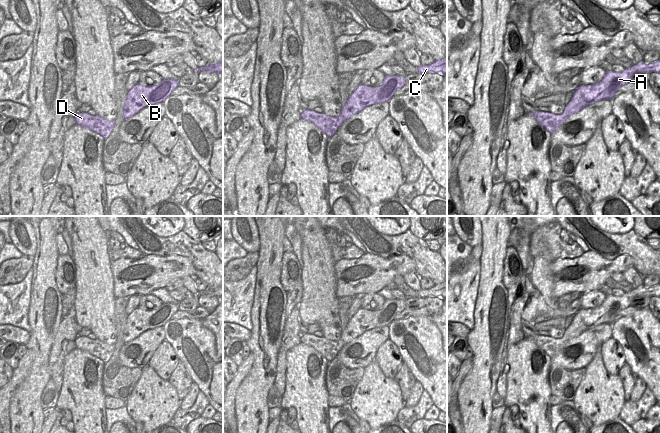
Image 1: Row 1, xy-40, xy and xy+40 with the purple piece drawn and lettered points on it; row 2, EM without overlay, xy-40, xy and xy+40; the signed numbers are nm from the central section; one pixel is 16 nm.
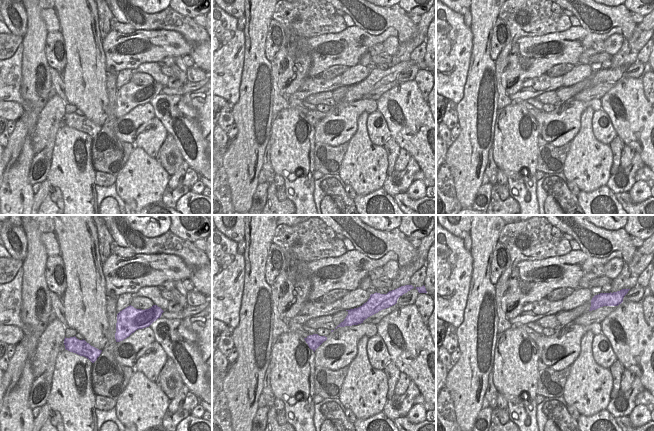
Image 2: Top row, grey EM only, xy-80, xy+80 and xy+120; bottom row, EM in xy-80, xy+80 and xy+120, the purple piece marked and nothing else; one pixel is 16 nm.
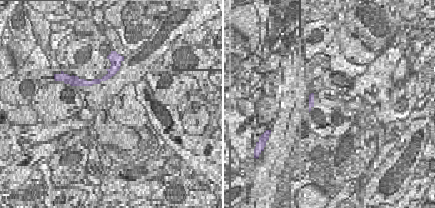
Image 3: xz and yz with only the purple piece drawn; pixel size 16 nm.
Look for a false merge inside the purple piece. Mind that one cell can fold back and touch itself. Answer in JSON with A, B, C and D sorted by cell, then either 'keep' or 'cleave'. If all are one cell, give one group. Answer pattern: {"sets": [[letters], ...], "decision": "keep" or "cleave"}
{"sets": [["A", "B", "C", "D"]], "decision": "keep"}

